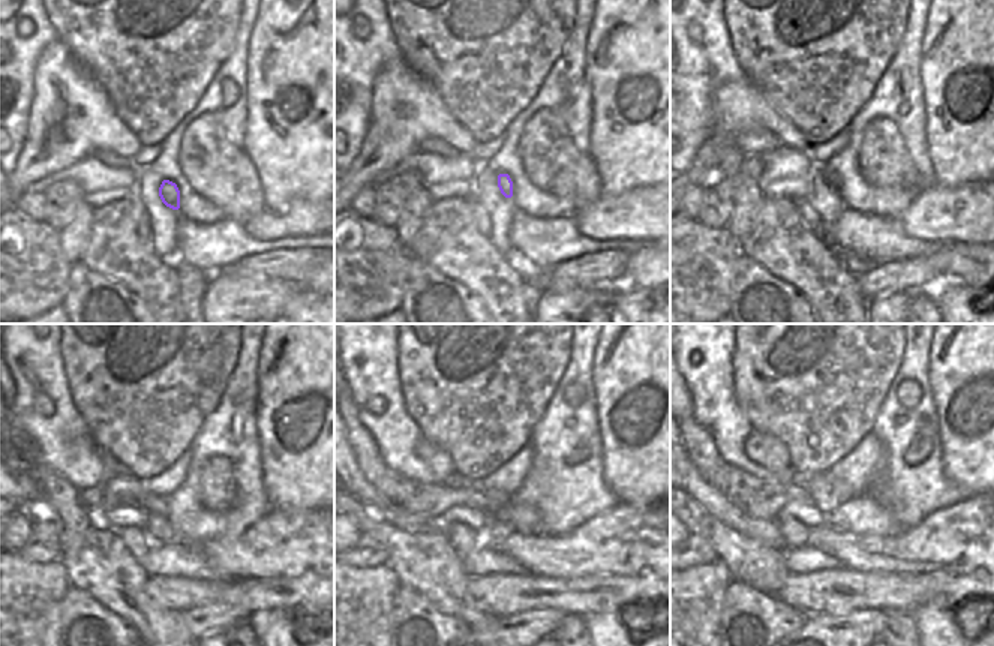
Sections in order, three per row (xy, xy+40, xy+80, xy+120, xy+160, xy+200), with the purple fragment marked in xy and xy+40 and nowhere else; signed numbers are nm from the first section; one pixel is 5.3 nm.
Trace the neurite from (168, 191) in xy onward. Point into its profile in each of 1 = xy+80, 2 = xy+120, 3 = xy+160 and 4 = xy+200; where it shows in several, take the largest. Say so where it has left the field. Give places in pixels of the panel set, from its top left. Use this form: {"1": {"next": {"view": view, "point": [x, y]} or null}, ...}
{"1": {"next": {"view": "xy+80", "point": [834, 179]}}, "2": {"next": {"view": "xy+120", "point": [149, 502]}}, "3": {"next": {"view": "xy+160", "point": [428, 502]}}, "4": {"next": {"view": "xy+200", "point": [760, 499]}}}

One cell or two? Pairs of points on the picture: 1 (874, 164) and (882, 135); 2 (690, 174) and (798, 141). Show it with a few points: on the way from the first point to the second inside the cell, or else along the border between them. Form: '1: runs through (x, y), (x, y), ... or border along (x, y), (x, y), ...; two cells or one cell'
1: runs through (882, 156), (882, 143); one cell
2: runs through (712, 146), (738, 120), (769, 120); one cell

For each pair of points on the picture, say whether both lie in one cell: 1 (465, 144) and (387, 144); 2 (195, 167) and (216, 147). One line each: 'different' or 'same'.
1: same
2: same

